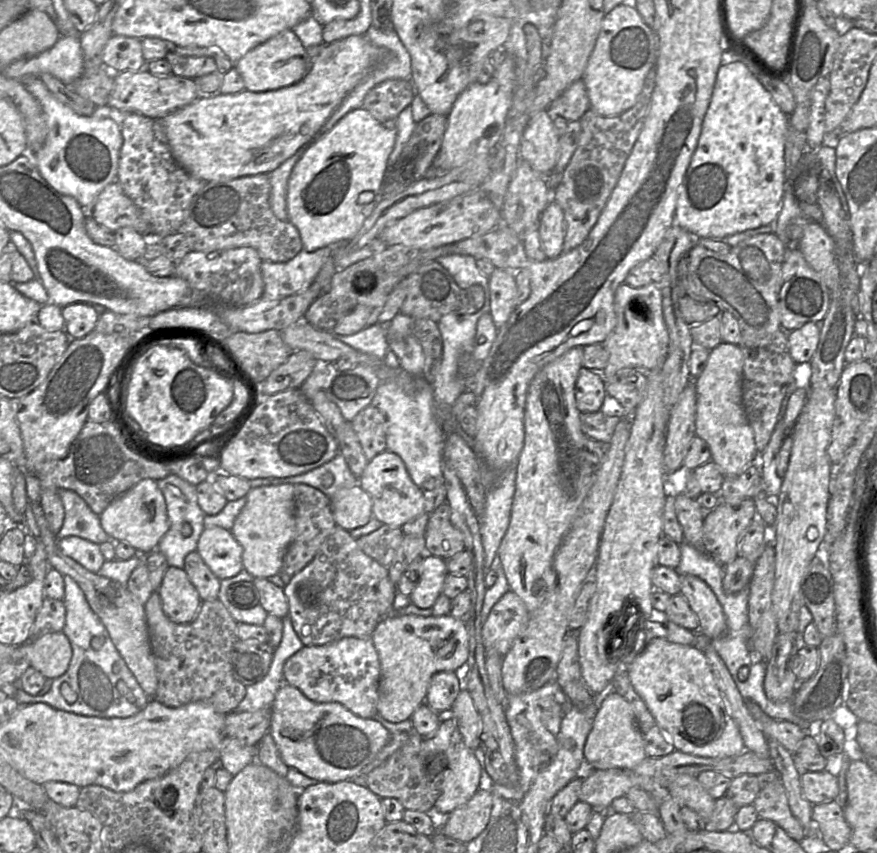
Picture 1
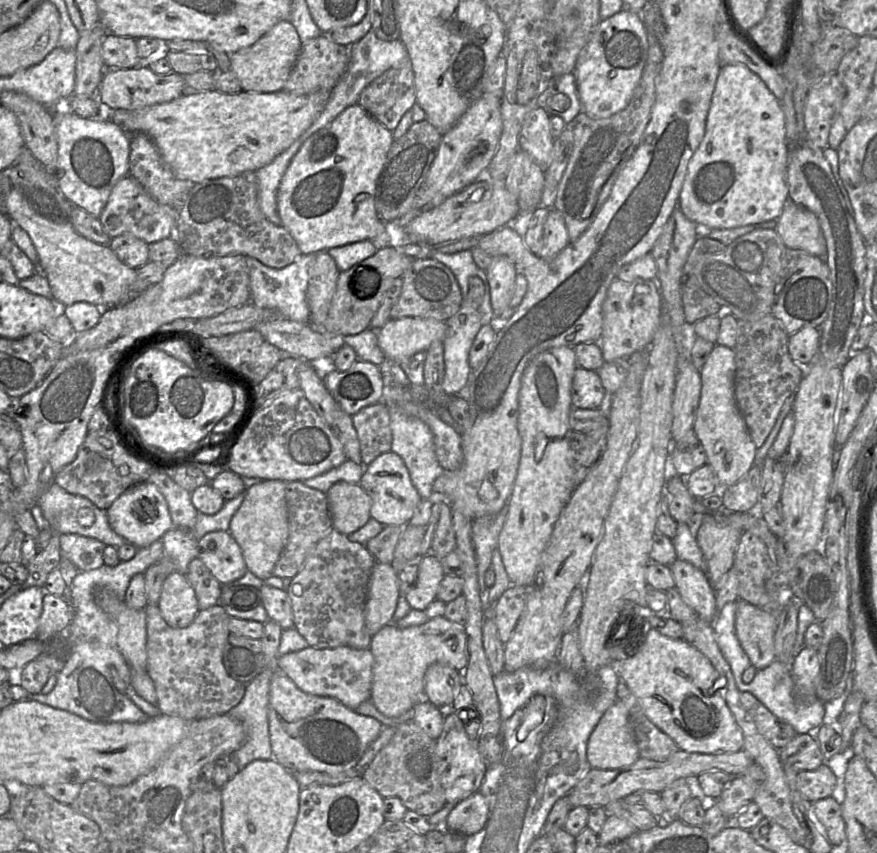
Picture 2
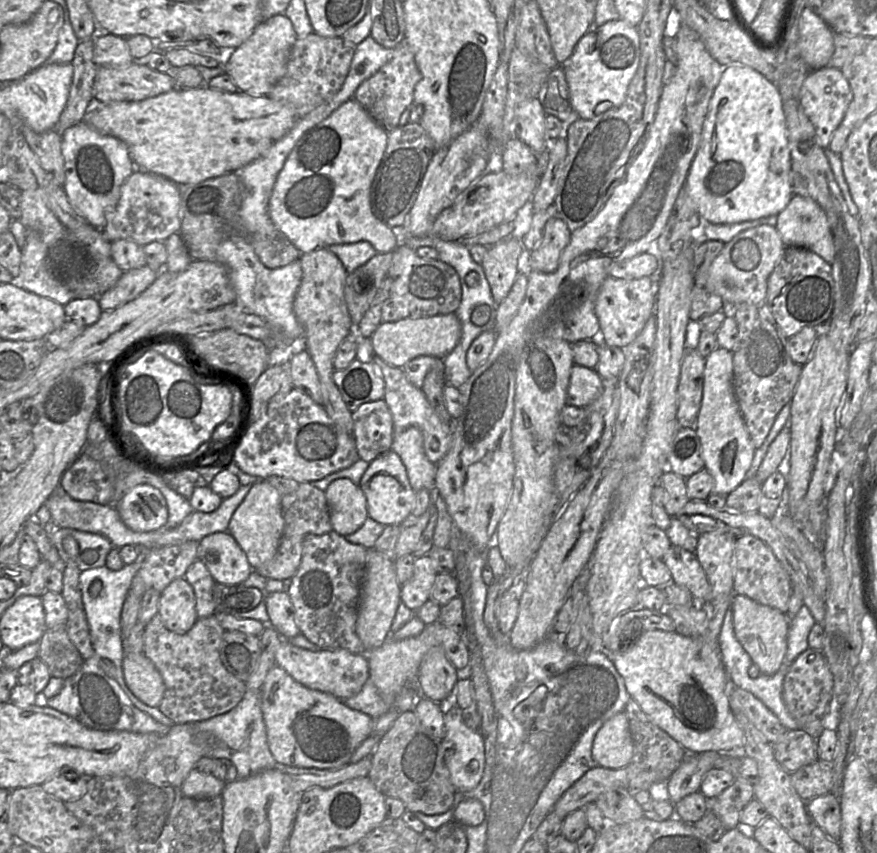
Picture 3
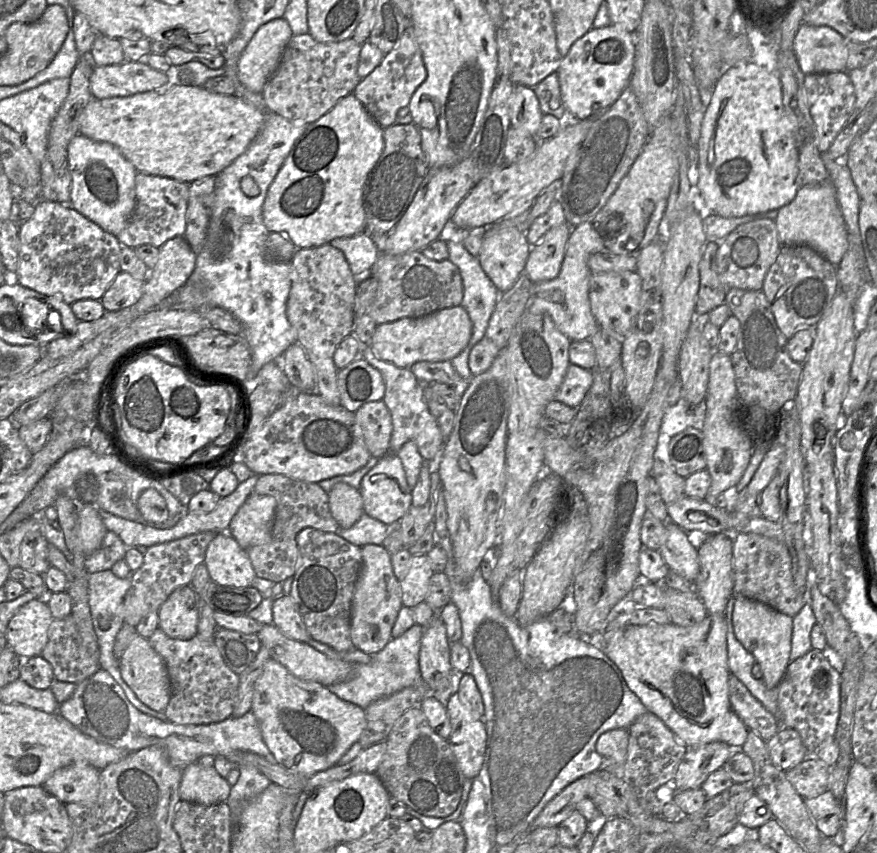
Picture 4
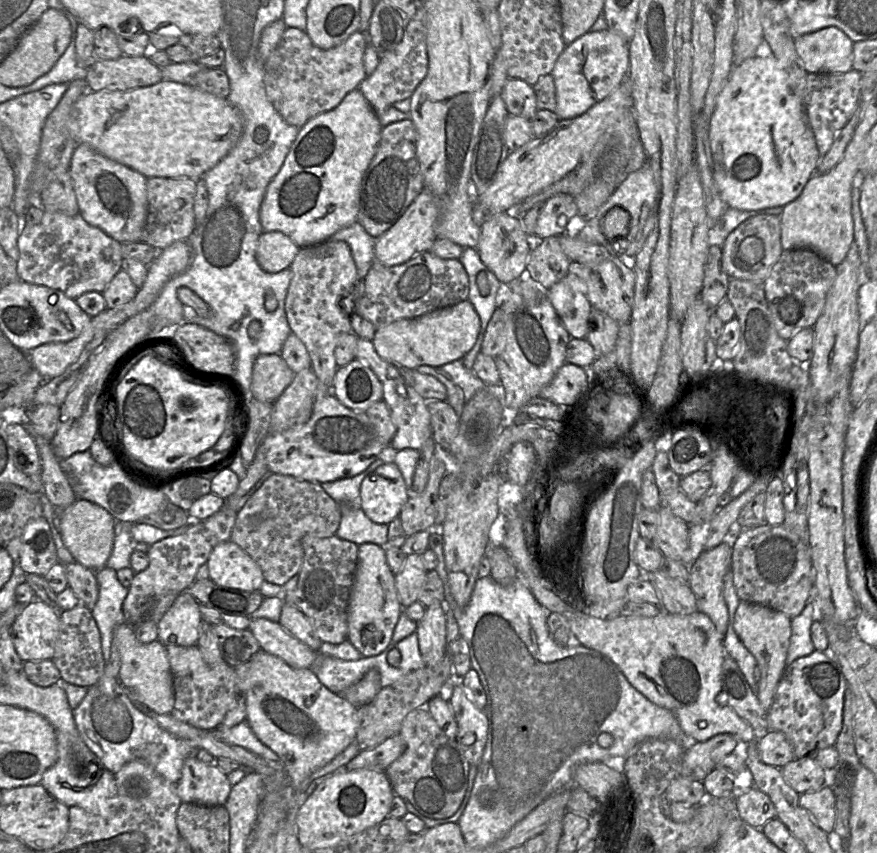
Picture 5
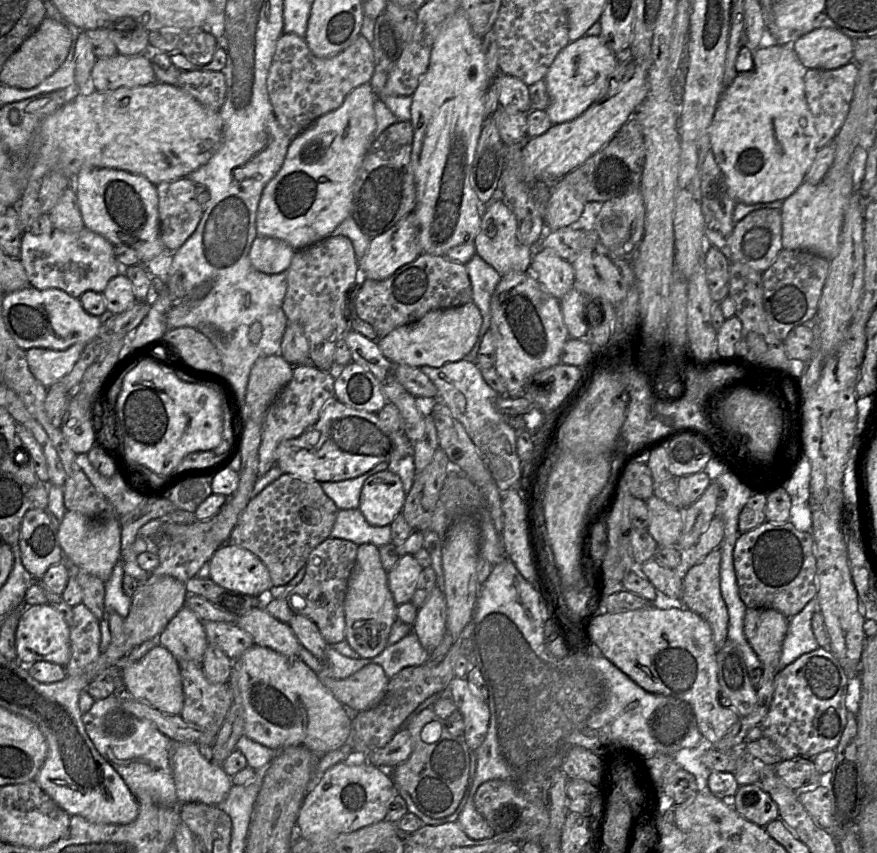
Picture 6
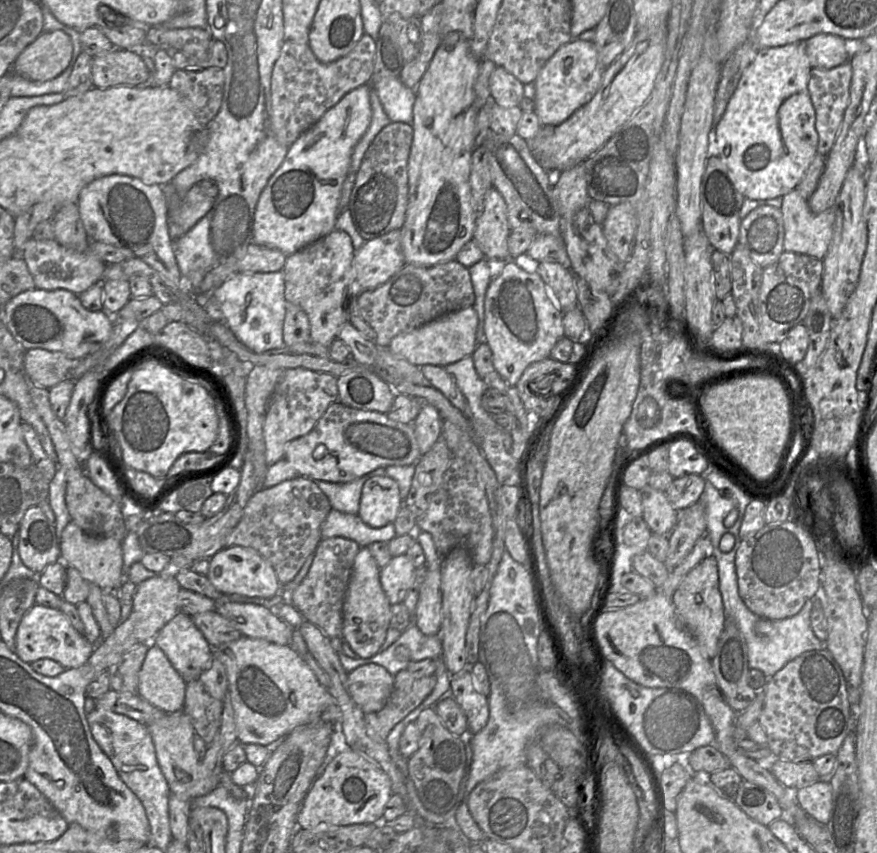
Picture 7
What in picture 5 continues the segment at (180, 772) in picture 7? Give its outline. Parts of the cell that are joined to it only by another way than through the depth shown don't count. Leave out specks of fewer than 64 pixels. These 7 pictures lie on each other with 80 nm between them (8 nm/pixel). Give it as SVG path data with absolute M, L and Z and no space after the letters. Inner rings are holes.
M195 754L188 756L183 764L176 792L182 802L203 806L223 806L232 785L227 775L216 765L204 763Z

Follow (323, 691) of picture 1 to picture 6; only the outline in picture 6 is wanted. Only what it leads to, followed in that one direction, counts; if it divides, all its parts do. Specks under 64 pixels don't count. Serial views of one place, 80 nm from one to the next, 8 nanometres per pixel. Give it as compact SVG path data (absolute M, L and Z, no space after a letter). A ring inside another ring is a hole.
M255 607L240 616L237 625L251 635L255 645L298 658L301 644L290 626L273 617L263 607Z

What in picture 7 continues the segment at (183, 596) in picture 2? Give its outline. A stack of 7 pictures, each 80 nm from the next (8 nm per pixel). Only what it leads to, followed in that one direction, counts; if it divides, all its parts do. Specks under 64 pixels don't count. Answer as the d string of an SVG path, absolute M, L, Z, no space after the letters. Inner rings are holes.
M179 611L154 637L150 643L155 643L165 653L173 667L182 676L184 681L198 679L210 667L213 660L213 648L209 645L202 632L196 627L190 615Z

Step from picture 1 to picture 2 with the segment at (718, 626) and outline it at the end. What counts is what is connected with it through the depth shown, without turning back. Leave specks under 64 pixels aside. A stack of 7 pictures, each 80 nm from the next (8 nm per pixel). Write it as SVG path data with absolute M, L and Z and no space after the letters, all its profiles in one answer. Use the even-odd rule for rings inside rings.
M676 559L670 569L675 587L701 619L712 622L717 614L714 586L706 572L693 564Z

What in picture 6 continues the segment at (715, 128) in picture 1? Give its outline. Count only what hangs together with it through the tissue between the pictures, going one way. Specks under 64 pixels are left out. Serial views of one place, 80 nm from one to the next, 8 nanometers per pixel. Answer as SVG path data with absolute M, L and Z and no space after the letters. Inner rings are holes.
M767 42L756 51L753 67L738 74L724 89L710 128L711 150L725 176L730 194L738 203L785 200L805 181L818 153L818 134L805 94L807 70L792 45Z

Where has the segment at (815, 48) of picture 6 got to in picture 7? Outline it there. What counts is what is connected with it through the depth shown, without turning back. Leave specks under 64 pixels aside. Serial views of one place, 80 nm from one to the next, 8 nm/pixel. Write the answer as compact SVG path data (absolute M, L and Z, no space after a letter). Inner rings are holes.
M820 33L804 41L812 68L831 69L850 59L848 42L833 34Z

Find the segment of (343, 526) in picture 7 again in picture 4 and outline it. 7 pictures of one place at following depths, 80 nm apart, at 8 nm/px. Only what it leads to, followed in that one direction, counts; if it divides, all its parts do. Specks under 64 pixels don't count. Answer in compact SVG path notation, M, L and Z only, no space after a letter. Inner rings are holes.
M364 513L352 527L349 529L340 528L337 534L359 547L367 544L382 545L386 536L387 526Z

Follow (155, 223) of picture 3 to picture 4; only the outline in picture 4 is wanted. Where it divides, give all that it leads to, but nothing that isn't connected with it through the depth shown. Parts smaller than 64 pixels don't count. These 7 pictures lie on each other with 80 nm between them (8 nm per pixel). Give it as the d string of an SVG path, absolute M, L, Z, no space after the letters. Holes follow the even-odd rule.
M138 172L134 188L136 204L126 227L116 236L120 243L131 248L144 244L160 248L167 240L184 236L189 186L169 177Z

